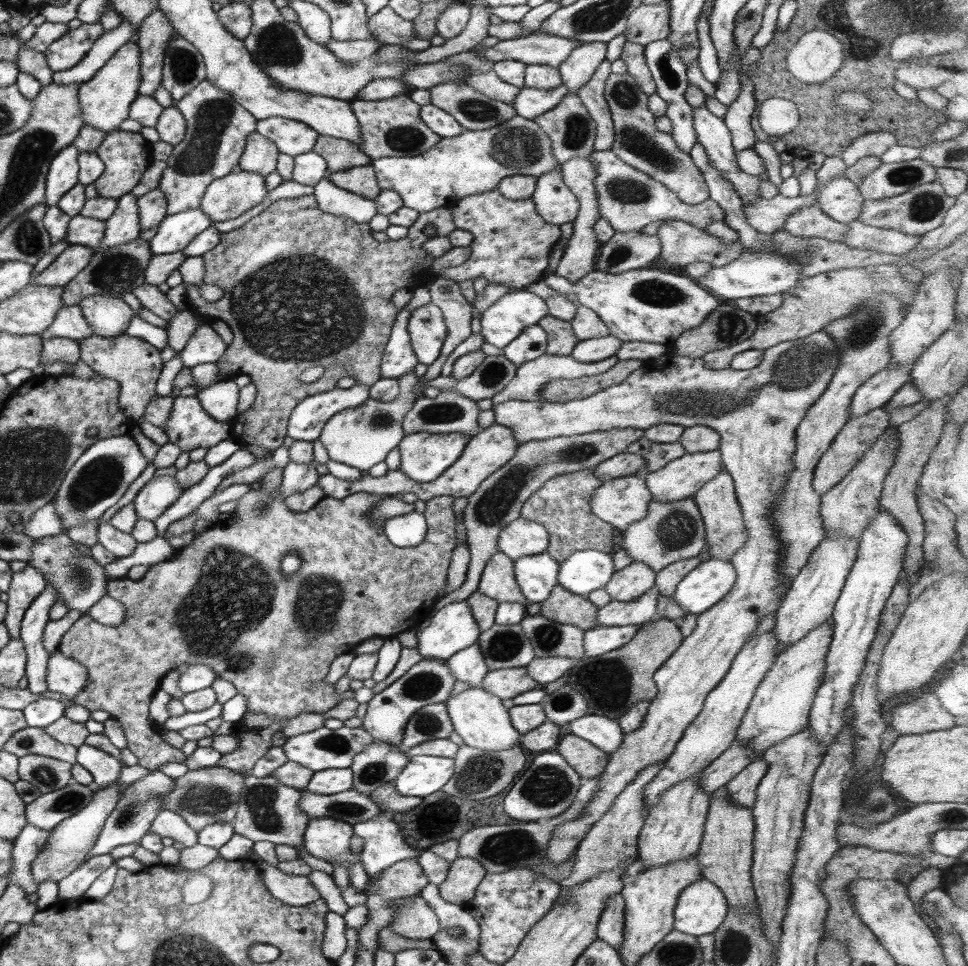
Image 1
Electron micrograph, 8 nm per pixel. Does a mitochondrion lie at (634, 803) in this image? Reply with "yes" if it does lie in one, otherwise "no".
no

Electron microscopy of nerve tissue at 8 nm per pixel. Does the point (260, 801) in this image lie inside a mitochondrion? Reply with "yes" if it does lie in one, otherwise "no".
yes

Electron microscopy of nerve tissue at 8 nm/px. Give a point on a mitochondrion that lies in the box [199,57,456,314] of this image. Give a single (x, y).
(405, 138)

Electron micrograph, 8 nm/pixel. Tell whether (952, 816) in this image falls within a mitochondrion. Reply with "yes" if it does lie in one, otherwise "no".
yes

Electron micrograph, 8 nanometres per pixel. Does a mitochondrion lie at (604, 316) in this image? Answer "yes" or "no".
no

